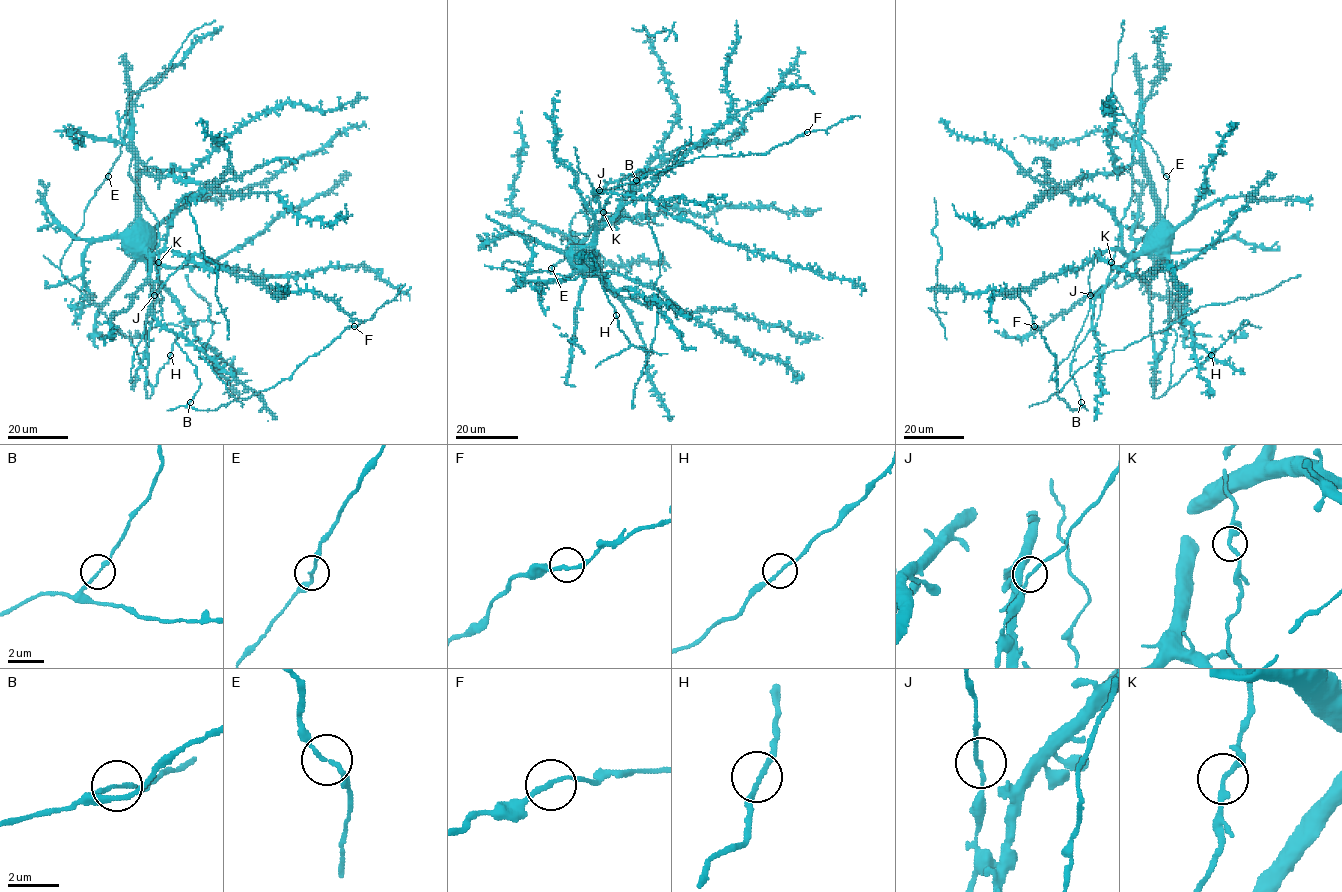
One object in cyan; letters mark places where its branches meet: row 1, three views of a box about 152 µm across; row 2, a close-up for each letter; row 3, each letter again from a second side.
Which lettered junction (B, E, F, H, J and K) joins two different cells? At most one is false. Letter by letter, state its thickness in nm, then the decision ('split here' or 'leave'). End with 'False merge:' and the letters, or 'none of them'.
B: 160 nm thick; leave
E: 150 nm thick; leave
F: 180 nm thick; leave
H: 160 nm thick; leave
J: 160 nm thick; leave
K: 220 nm thick; leave
False merge: none of them

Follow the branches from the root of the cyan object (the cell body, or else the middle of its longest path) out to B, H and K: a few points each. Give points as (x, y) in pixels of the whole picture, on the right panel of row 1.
B: (1150, 241), (1096, 298), (1092, 328), (1074, 352), (1070, 368), (1081, 402)
H: (1150, 241), (1167, 260), (1177, 290), (1176, 307), (1169, 298), (1170, 328), (1176, 335), (1170, 386), (1211, 355)
K: (1150, 241), (1149, 229), (1156, 221), (1152, 179), (1142, 153), (1133, 145), (1132, 197), (1121, 222), (1112, 262)

